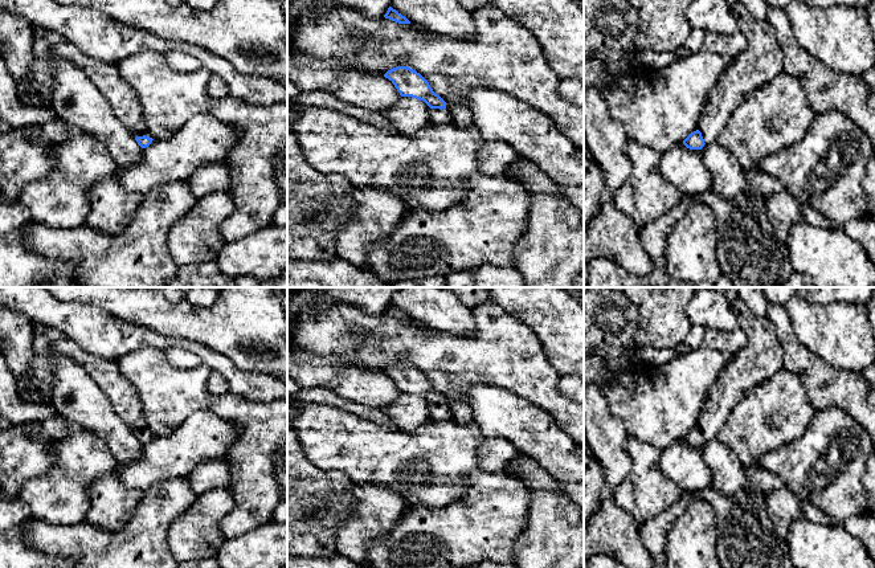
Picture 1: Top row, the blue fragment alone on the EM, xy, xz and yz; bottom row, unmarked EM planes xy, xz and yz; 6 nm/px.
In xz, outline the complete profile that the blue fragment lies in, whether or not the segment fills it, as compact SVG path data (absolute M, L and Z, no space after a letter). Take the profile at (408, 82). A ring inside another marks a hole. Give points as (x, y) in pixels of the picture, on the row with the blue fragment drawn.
M397 66L384 74L401 97L412 97L424 101L429 109L432 126L443 126L449 123L450 114L446 110L446 102L433 91L429 82L416 70L408 66Z

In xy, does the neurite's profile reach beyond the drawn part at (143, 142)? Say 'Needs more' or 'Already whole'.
Needs more

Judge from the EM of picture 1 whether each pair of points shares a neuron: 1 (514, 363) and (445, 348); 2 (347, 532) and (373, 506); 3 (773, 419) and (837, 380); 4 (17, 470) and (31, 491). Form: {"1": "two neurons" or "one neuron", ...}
{"1": "one neuron", "2": "one neuron", "3": "two neurons", "4": "two neurons"}

